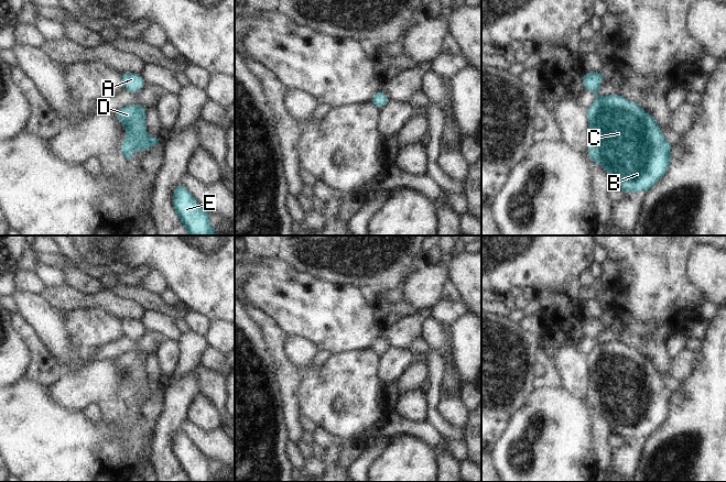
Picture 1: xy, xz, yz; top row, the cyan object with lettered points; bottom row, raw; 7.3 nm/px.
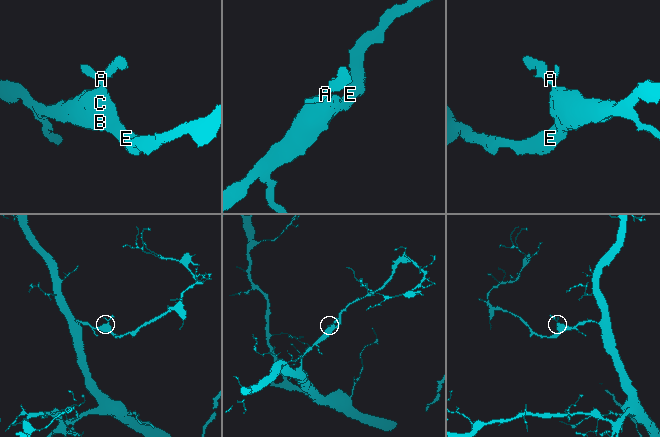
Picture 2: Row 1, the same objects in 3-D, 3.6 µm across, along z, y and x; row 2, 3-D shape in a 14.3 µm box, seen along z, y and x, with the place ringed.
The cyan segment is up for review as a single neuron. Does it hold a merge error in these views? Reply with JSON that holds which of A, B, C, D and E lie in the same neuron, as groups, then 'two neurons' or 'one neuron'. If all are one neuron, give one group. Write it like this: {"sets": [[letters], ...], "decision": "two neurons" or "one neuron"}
{"sets": [["A", "B", "C", "D", "E"]], "decision": "one neuron"}

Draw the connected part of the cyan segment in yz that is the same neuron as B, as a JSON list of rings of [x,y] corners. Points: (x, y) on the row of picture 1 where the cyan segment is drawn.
[[[585,73],[583,85],[586,90],[597,95],[587,108],[589,142],[587,150],[593,164],[599,162],[605,168],[611,186],[628,191],[648,191],[667,172],[671,160],[669,141],[662,134],[651,113],[644,113],[637,103],[620,95],[602,97],[598,87],[605,73]]]

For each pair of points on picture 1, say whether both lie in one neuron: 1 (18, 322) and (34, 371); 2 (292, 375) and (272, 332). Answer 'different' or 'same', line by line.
1: same
2: same

